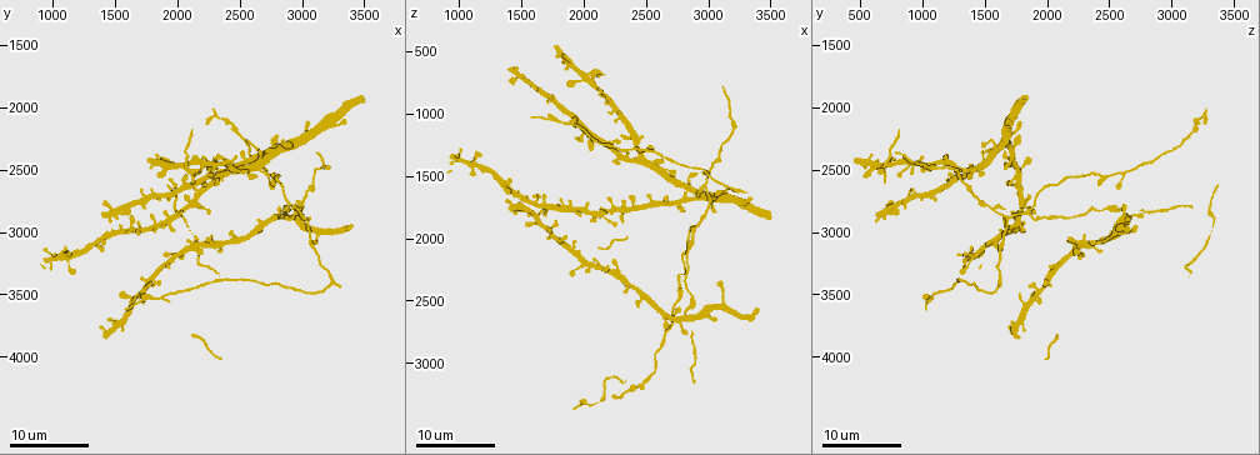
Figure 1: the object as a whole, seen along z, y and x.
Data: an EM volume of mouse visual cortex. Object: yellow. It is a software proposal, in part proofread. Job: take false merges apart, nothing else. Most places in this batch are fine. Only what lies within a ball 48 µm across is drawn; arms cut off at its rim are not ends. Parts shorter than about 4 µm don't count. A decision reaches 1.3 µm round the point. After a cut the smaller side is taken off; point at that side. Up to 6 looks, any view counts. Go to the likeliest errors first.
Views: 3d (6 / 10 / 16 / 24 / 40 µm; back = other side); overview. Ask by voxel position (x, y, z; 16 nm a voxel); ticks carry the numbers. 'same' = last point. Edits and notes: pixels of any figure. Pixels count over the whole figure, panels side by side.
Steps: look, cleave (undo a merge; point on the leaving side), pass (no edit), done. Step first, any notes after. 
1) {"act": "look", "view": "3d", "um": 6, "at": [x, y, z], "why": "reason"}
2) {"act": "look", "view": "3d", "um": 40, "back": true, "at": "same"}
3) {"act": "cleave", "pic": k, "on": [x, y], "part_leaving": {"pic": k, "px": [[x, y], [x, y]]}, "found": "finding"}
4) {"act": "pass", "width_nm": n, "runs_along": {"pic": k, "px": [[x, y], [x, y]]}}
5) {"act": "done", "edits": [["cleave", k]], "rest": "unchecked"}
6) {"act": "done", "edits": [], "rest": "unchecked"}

{"act": "look", "view": "3d", "um": 16, "at": [2060, 2440, 720], "why": "four-way junction"}

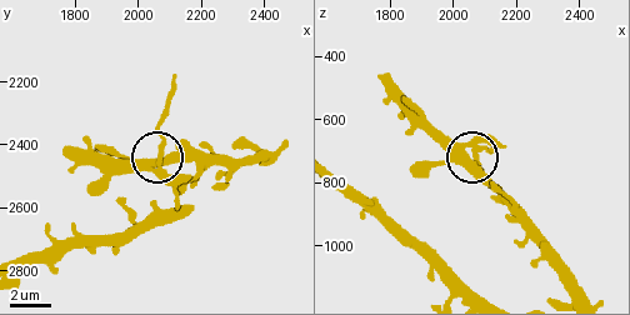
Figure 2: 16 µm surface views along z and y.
{"act": "look", "view": "3d", "um": 6, "at": [2060, 2430, 720]}

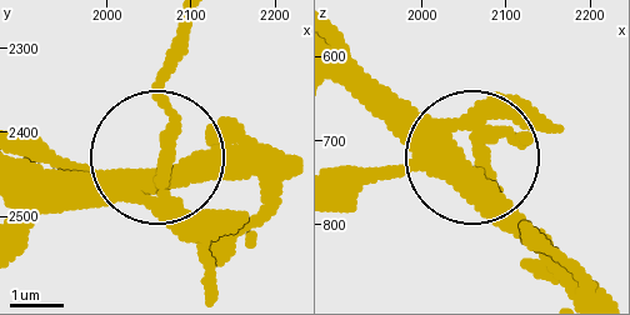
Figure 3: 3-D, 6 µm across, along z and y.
{"act": "cleave", "pic": 3, "on": [214, 273], "side_arm_um": 5, "part_leaving": {"pic": 3, "px": [[170, 205], [158, 88], [179, 21]]}, "found": "a second neuron is stuck on"}

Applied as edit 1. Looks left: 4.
{"act": "look", "view": "overview", "why": "redraw"}

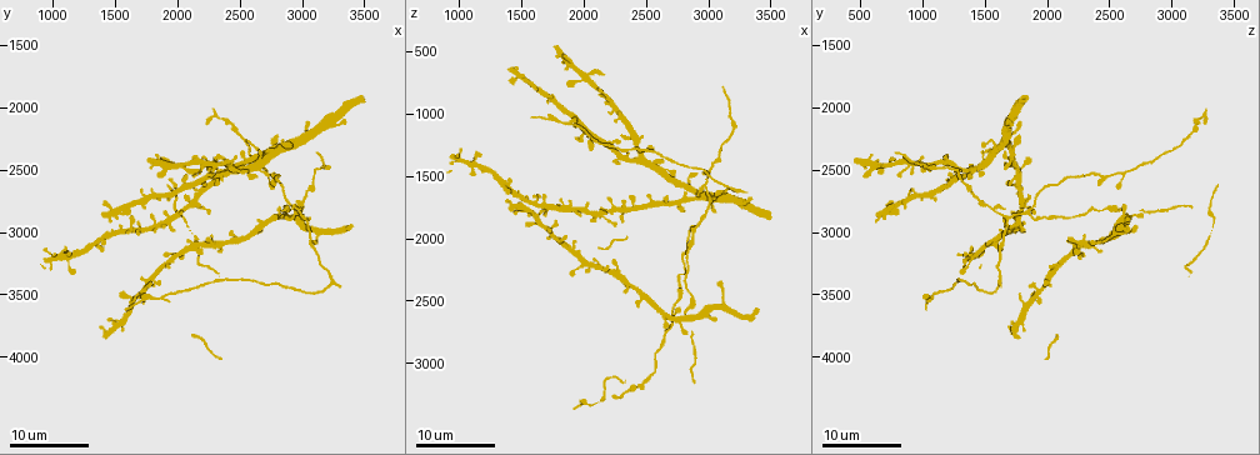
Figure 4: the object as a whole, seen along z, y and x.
{"act": "look", "view": "3d", "um": 16, "at": [2440, 2500, 1340], "why": "looks like a crossing"}

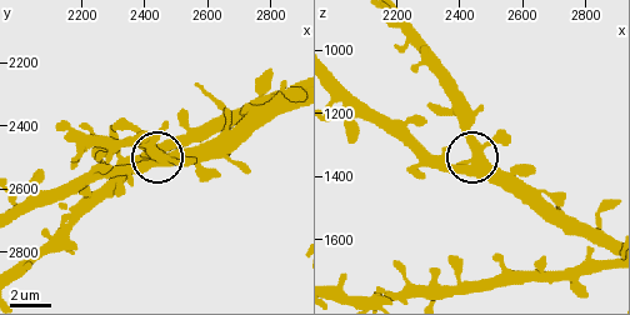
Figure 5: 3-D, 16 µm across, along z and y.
{"act": "look", "view": "3d", "um": 10, "at": "same"}

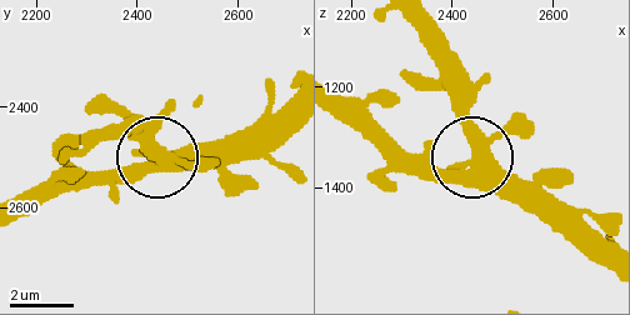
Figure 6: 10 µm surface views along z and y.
{"act": "look", "view": "3d", "um": 6, "at": "same"}

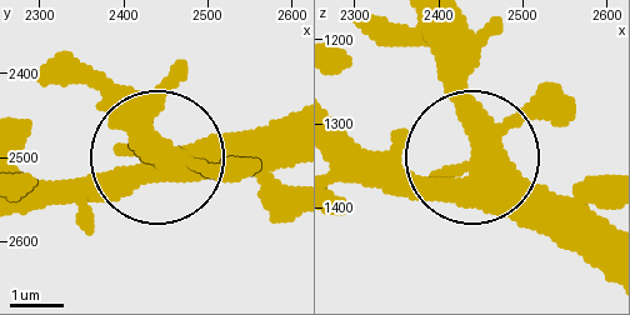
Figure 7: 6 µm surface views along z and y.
{"act": "pass", "found": "one neuron here"}

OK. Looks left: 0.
{"act": "done", "edits": [["cleave", 3]], "rest": "unchecked"}

